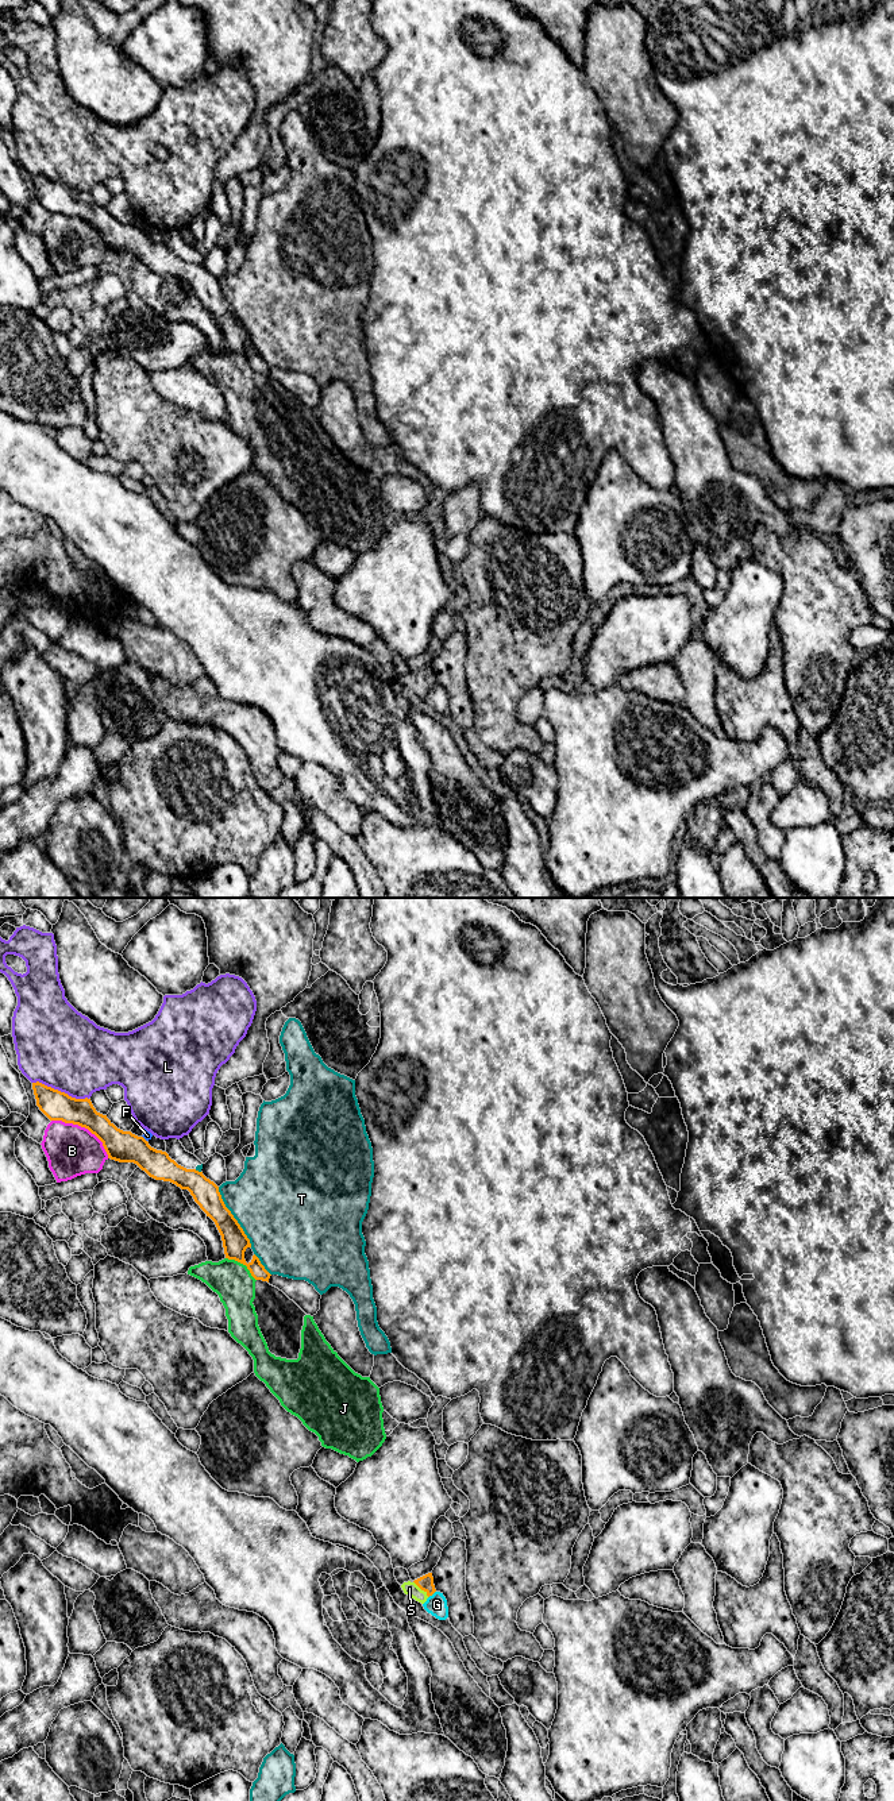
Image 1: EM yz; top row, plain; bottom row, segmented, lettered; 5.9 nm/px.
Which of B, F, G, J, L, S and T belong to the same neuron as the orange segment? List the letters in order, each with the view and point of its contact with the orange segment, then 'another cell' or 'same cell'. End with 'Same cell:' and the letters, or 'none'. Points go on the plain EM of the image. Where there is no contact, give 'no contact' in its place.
B: yz (84, 219) | another cell
F: yz (143, 231) | another cell
G: yz (431, 687) | another cell
J: yz (243, 357) | another cell
L: yz (60, 184) | another cell
S: yz (422, 682) | same cell
T: yz (232, 309) | another cell
Same cell: S

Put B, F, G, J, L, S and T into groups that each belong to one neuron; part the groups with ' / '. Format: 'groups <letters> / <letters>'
groups B / F / G / J / L / S / T

